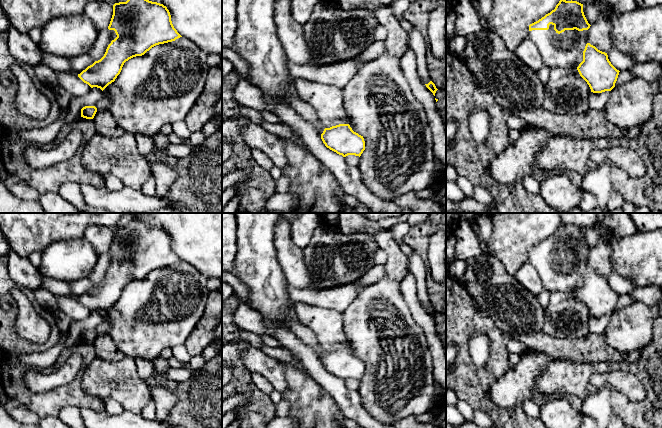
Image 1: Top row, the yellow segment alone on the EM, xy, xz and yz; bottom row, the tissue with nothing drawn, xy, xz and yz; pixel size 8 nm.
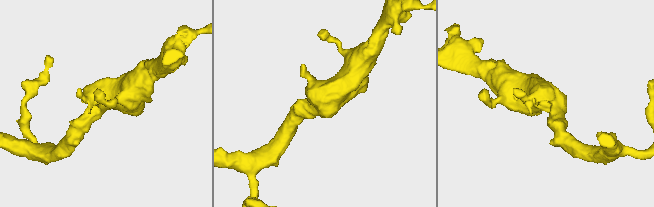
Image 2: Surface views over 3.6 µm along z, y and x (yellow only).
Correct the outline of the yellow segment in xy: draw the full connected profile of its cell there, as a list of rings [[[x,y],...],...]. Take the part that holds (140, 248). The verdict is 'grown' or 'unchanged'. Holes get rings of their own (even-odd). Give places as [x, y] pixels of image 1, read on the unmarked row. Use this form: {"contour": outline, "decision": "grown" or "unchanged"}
{"contour": [[[134,218],[126,226],[113,229],[113,239],[108,253],[112,265],[104,280],[78,298],[78,301],[91,312],[97,311],[102,315],[115,305],[126,285],[144,279],[156,269],[172,266],[182,261],[174,252],[166,230]]], "decision": "grown"}

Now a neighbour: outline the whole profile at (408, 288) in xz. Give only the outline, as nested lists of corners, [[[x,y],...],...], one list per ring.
[[[408,273],[400,282],[400,291],[412,313],[414,321],[423,328],[434,366],[433,379],[442,387],[443,401],[446,405],[446,350],[436,331],[433,317],[418,300],[416,279]]]

